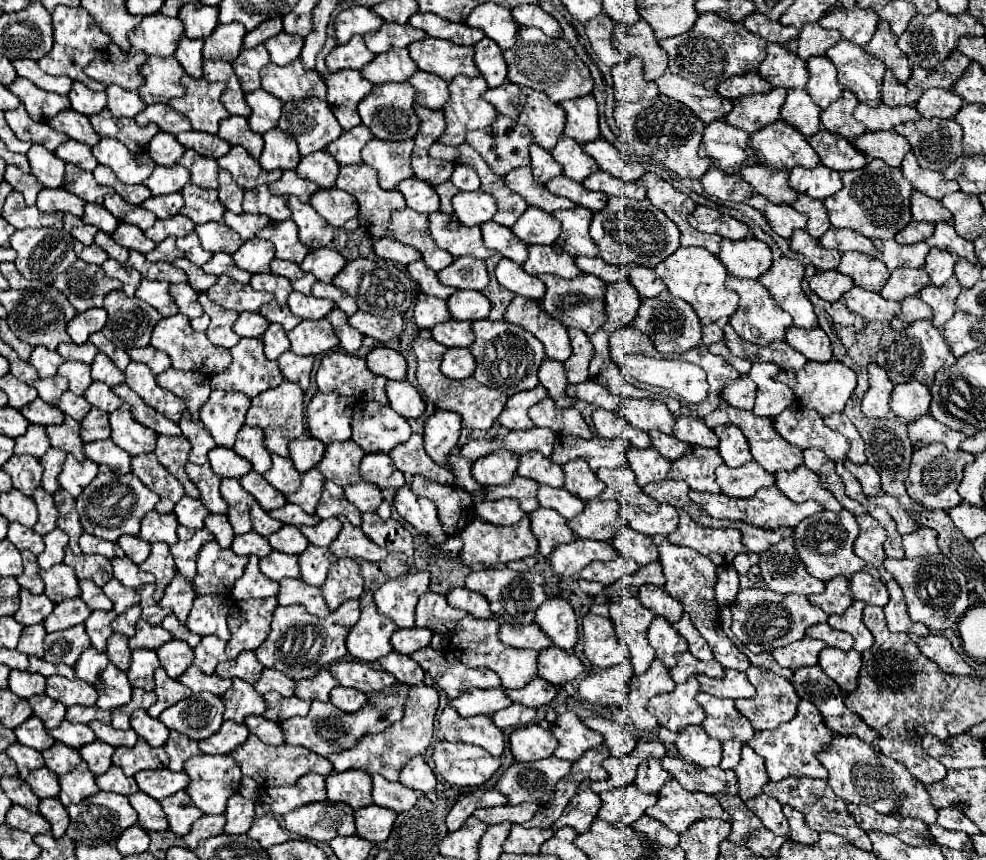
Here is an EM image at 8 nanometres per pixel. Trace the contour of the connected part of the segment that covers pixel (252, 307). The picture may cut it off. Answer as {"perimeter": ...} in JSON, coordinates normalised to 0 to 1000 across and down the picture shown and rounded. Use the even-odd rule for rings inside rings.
{"perimeter":[[[223,320],[219,331],[209,338],[209,343],[225,355],[227,359],[235,359],[239,364],[247,362],[262,362],[268,352],[276,350],[276,341],[258,338],[254,331],[245,331],[241,327],[233,327],[231,322]]]}

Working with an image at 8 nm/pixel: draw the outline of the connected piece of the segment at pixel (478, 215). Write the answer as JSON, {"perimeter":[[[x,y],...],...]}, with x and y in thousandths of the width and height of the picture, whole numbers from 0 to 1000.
{"perimeter":[[[485,220],[485,222],[467,222],[465,227],[460,227],[458,238],[460,238],[462,252],[473,264],[489,262],[493,257],[499,257],[499,252],[503,250],[501,229],[497,229],[489,220]]]}

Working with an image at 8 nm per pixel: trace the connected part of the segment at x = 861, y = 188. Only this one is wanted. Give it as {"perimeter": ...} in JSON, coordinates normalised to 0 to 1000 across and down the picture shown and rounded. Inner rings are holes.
{"perimeter":[[[884,185],[876,197],[854,201],[854,213],[856,217],[850,224],[836,231],[844,264],[848,266],[858,264],[888,280],[907,278],[907,273],[925,257],[923,250],[925,215],[919,210],[919,206],[915,206],[913,197],[905,197],[897,187]]]}

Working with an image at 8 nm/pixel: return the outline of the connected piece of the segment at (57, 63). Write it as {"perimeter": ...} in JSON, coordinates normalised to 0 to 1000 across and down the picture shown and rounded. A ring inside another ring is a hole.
{"perimeter":[[[59,8],[53,15],[53,24],[55,24],[55,55],[53,59],[43,66],[39,71],[41,80],[47,83],[49,87],[67,87],[75,94],[81,94],[85,99],[89,99],[95,106],[108,106],[108,99],[101,94],[91,92],[89,87],[85,87],[85,76],[91,73],[99,62],[108,59],[110,52],[114,50],[114,43],[110,38],[103,38],[101,29],[95,24],[95,20],[91,20],[91,15],[87,15],[87,10],[83,8]]]}

